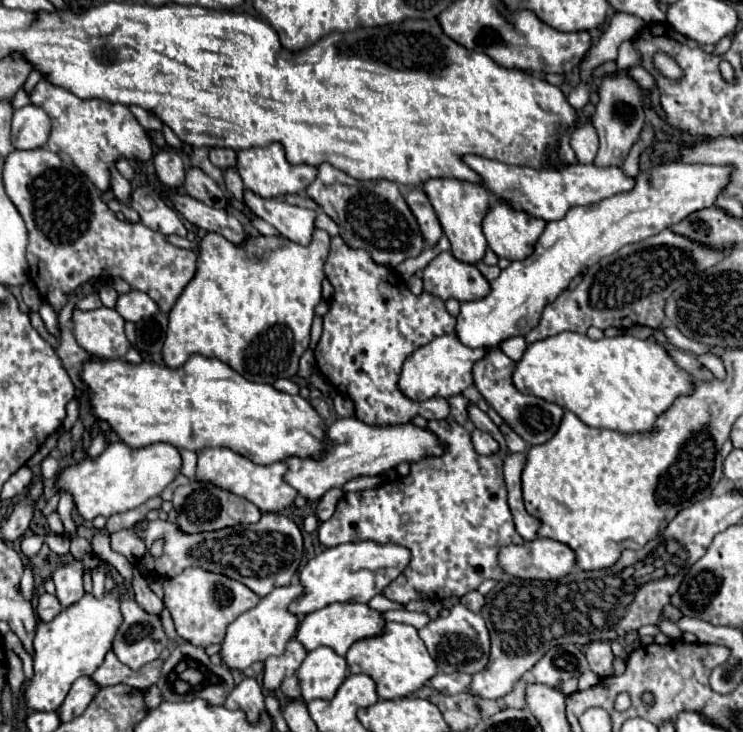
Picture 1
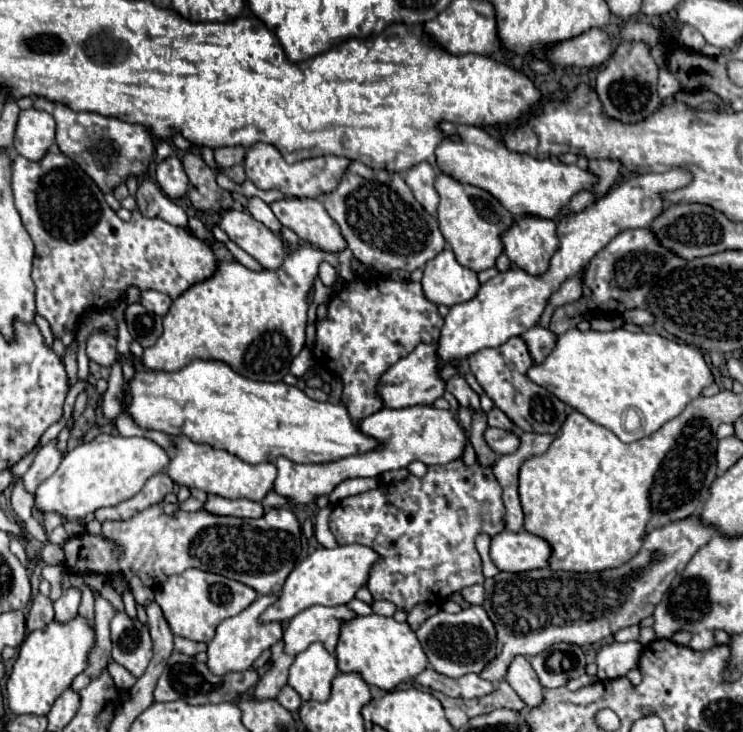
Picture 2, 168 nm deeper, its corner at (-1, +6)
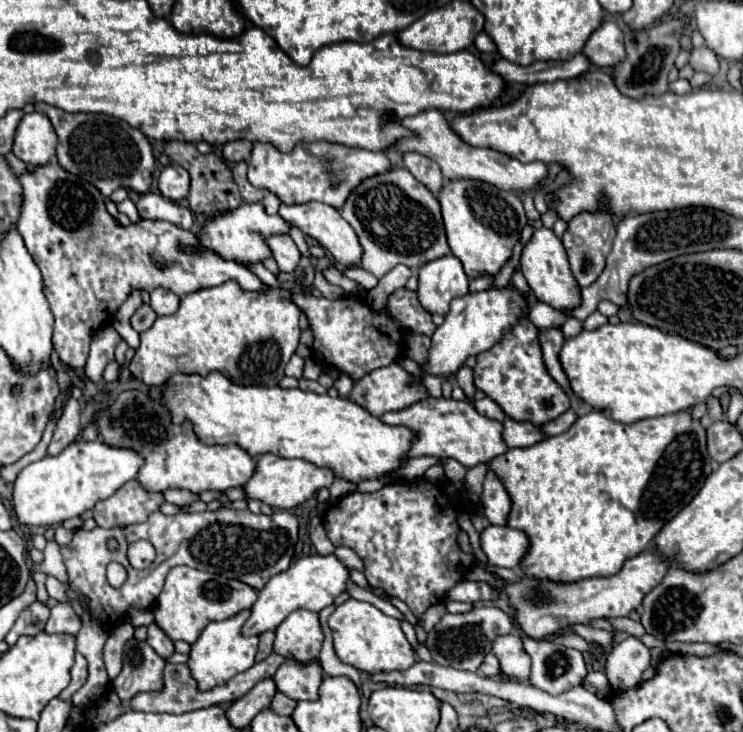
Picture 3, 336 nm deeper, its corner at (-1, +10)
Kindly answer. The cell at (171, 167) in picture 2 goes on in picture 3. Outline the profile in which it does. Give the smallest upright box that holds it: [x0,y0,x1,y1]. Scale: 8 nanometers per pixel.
[159,165,189,201]

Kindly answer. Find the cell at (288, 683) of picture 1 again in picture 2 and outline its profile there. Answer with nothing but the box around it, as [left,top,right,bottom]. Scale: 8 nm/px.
[277,685,301,711]

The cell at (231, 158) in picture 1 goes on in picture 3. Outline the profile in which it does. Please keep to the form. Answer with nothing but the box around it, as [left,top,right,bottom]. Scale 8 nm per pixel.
[223,139,253,163]

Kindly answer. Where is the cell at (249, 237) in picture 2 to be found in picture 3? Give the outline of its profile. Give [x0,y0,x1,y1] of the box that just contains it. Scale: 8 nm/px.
[267,235,301,273]

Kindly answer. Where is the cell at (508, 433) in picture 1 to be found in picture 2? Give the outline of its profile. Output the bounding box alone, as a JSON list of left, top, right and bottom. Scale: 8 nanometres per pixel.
[487,407,515,431]

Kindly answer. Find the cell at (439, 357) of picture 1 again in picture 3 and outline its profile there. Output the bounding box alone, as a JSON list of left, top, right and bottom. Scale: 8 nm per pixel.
[349,363,427,417]

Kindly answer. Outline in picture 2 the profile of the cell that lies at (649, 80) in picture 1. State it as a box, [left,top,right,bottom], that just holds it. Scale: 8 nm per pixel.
[657,69,681,99]

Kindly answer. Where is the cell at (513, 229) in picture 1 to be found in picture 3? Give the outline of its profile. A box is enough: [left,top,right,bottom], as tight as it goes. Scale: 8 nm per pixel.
[521,227,581,315]

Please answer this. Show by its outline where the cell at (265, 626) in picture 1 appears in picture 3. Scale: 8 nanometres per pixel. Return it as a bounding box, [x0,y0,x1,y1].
[187,611,259,691]

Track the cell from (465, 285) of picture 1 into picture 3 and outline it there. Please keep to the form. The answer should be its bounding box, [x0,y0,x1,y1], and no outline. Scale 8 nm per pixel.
[417,255,469,317]

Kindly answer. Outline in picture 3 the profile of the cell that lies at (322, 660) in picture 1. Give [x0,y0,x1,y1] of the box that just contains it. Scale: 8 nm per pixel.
[273,659,323,701]

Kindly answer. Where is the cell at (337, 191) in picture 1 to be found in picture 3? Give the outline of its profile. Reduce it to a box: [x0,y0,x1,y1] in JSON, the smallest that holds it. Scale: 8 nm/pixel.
[341,167,451,279]

